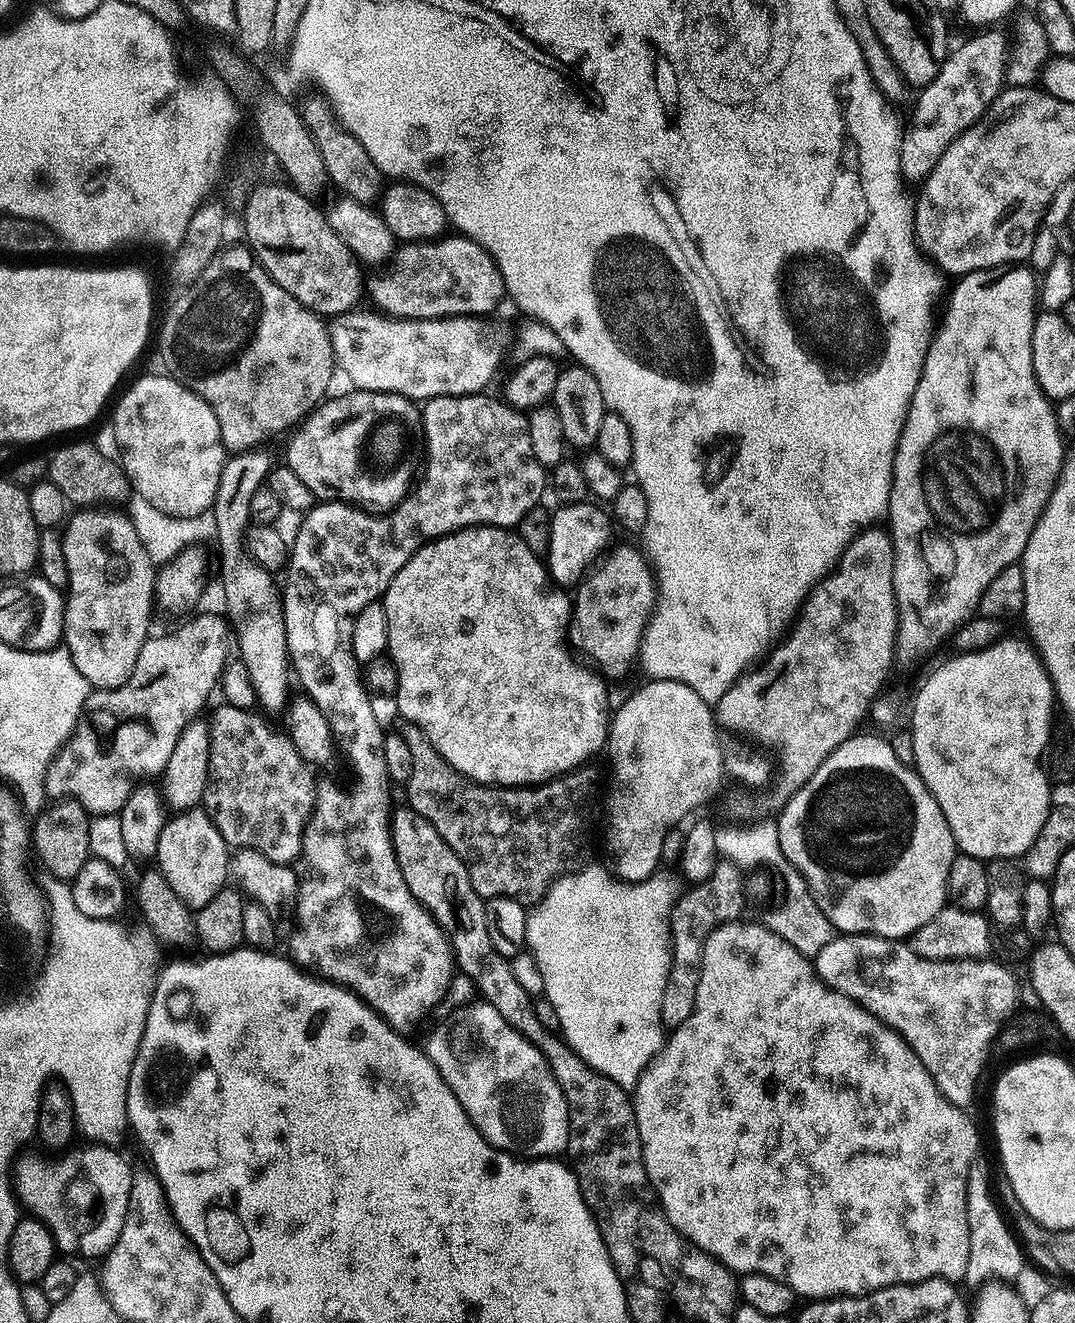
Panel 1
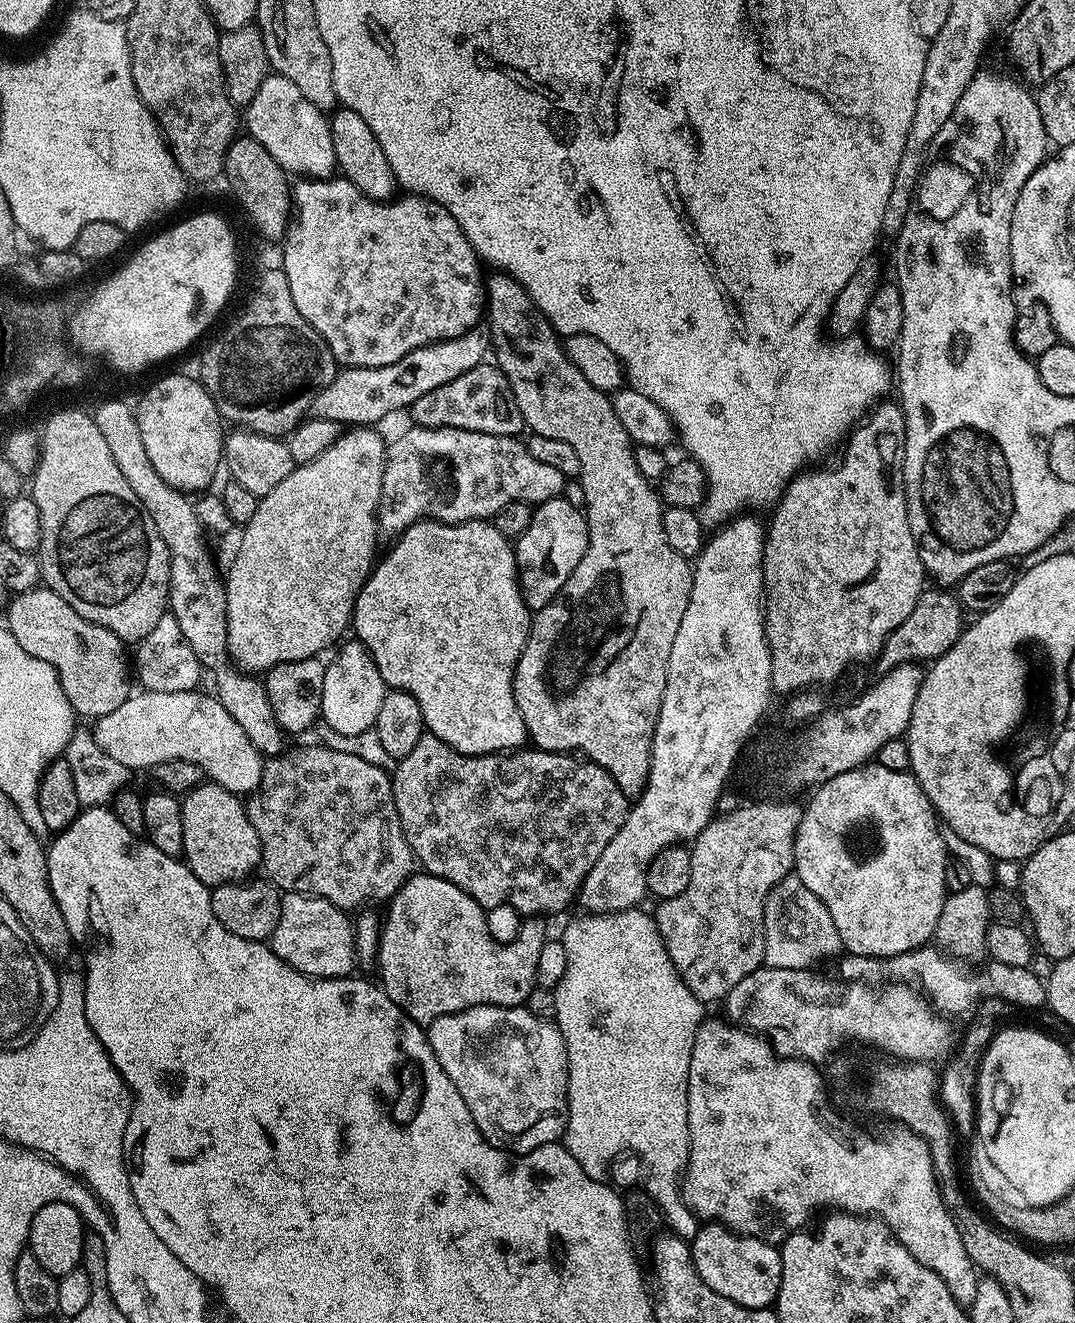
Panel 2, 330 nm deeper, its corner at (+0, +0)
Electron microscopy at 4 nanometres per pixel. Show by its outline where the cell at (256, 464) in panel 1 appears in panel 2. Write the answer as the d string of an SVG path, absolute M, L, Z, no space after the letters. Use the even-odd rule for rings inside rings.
M486 322L475 325L458 339L440 340L411 351L390 366L341 369L324 387L309 408L315 419L334 421L341 426L372 426L386 416L405 408L438 386L452 382L467 370L483 363L489 355L492 329Z

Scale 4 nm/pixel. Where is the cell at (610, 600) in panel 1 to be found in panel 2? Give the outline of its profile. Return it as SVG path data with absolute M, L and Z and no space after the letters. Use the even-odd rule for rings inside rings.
M492 270L487 273L484 282L484 295L486 297L486 323L492 329L491 347L496 352L495 367L506 378L510 390L514 394L514 402L522 414L527 431L537 436L546 438L558 438L558 442L567 442L574 446L580 463L580 475L578 477L582 490L586 494L586 502L583 511L586 513L588 522L588 545L586 554L582 554L582 562L574 566L574 574L566 578L566 586L558 590L558 594L549 604L542 606L532 617L532 628L528 631L526 646L516 663L516 672L512 676L512 689L514 690L514 702L518 702L518 710L524 719L524 725L528 731L531 743L542 752L562 752L565 754L583 754L591 763L602 766L618 782L625 796L635 798L644 792L648 784L648 775L652 765L652 739L656 733L658 714L662 706L662 694L666 690L666 666L670 662L670 646L674 646L674 634L678 634L678 626L682 622L682 614L686 614L686 606L690 602L690 590L692 589L693 565L682 554L678 554L666 542L666 530L662 530L662 514L665 505L662 503L657 489L653 487L647 478L638 470L636 453L632 439L626 434L622 422L618 422L618 414L614 414L614 406L611 399L605 393L600 392L574 366L574 362L568 356L561 337L547 318L537 312L534 302L524 292L524 287L506 273Z

